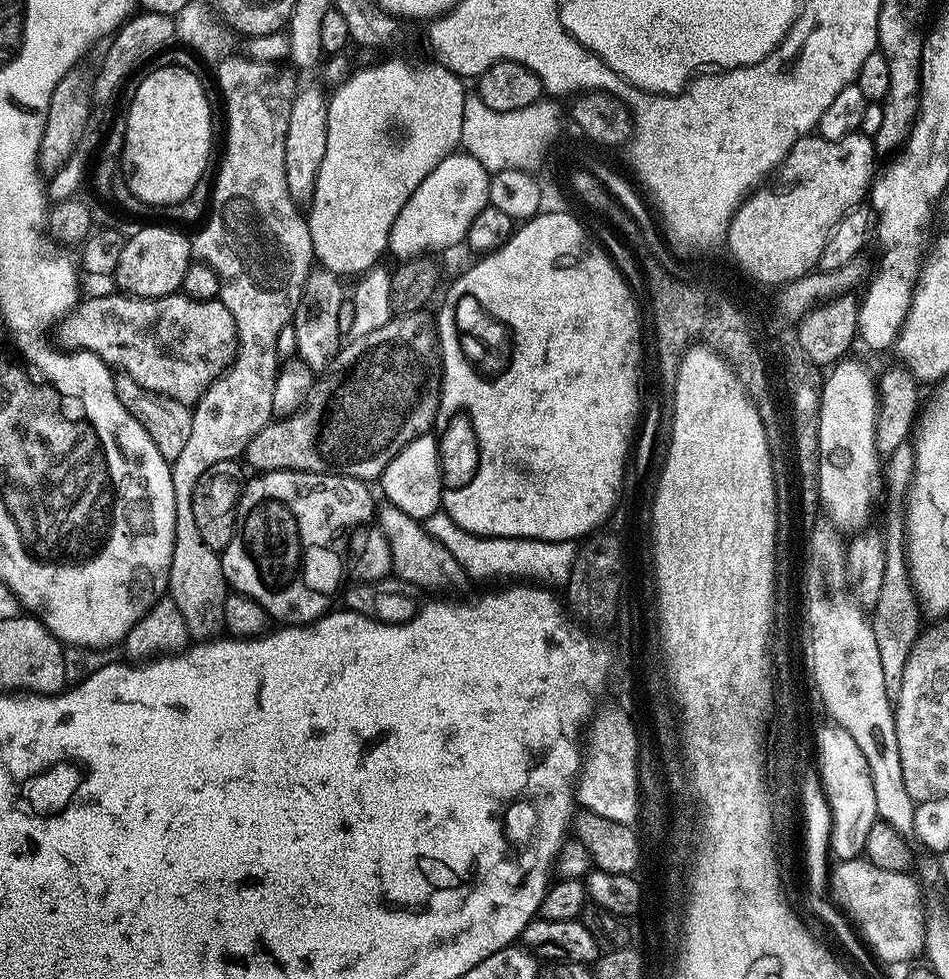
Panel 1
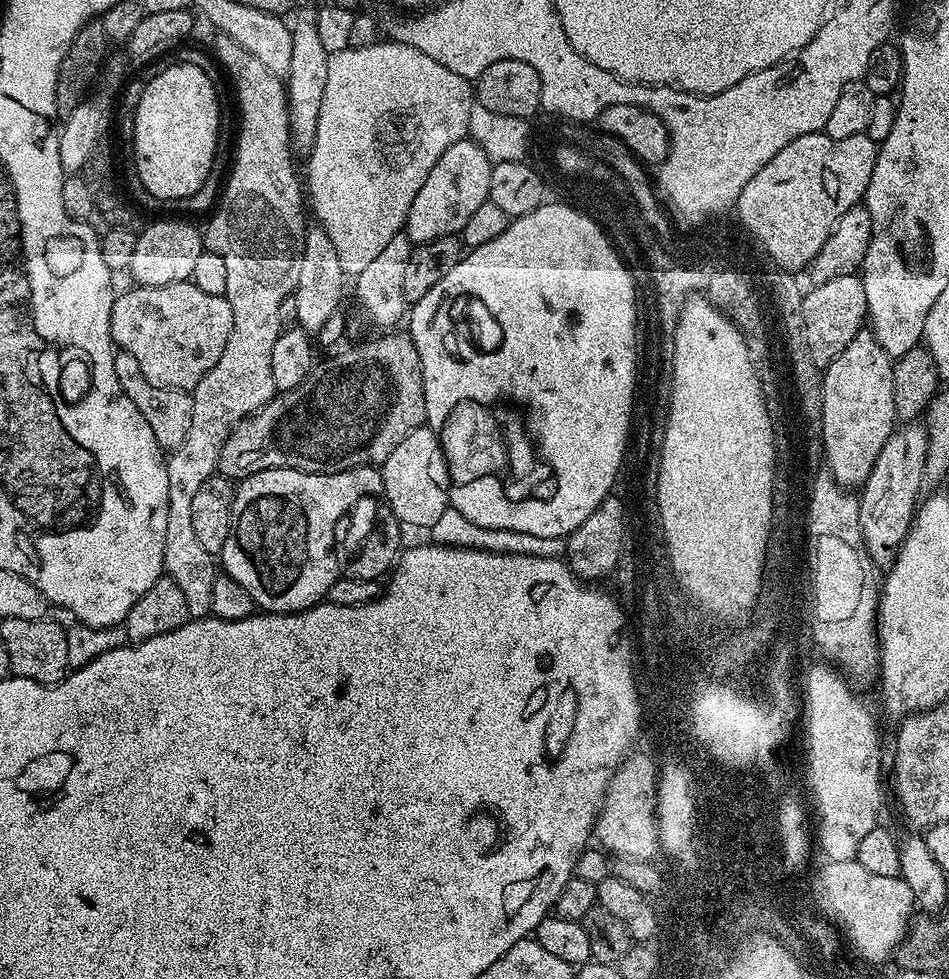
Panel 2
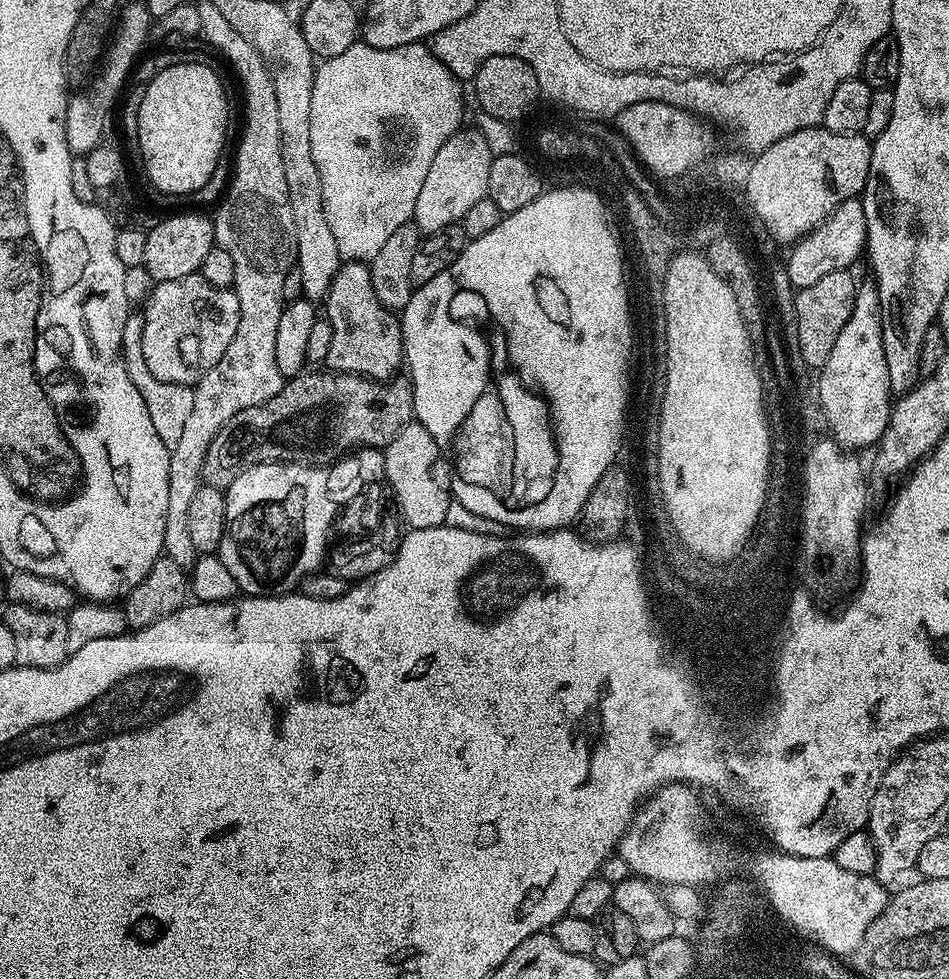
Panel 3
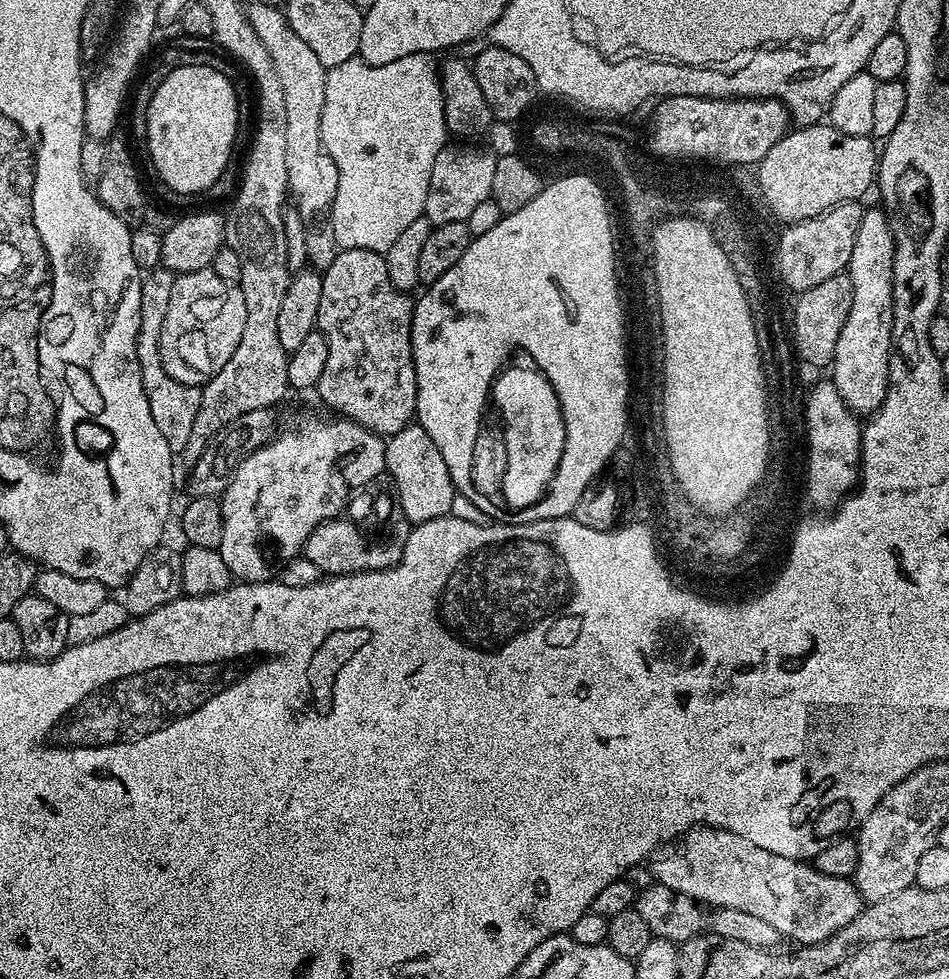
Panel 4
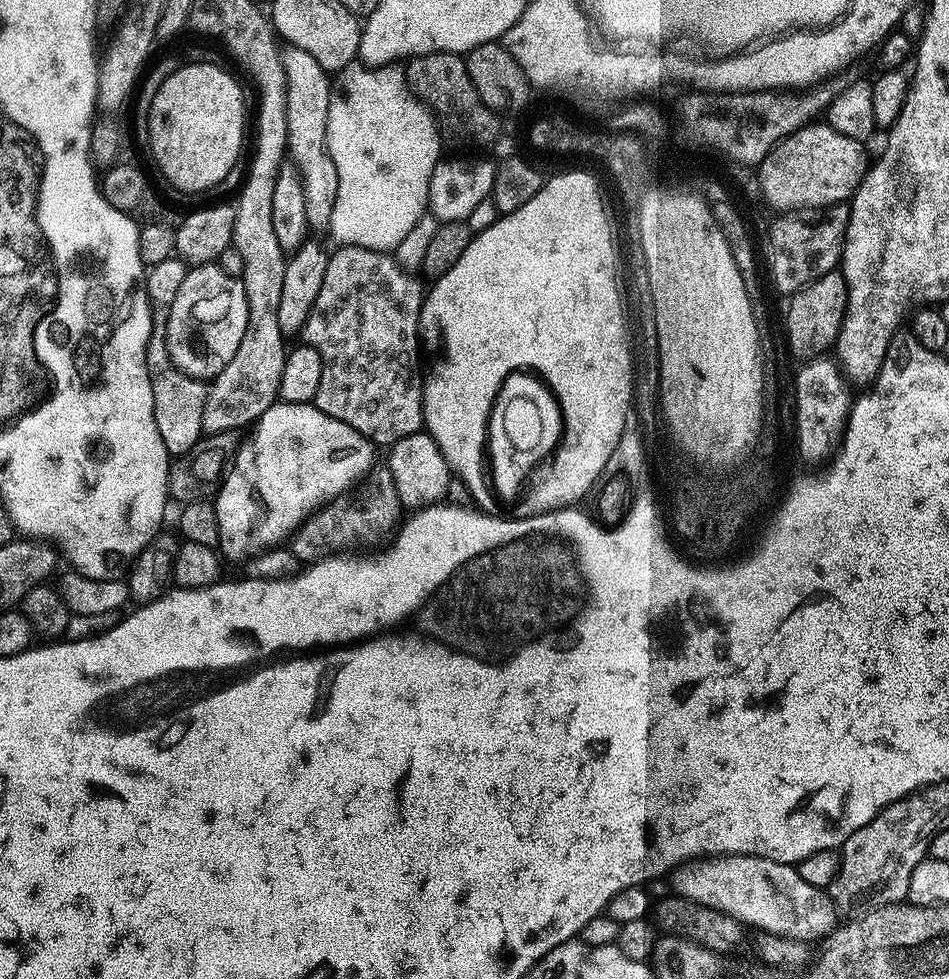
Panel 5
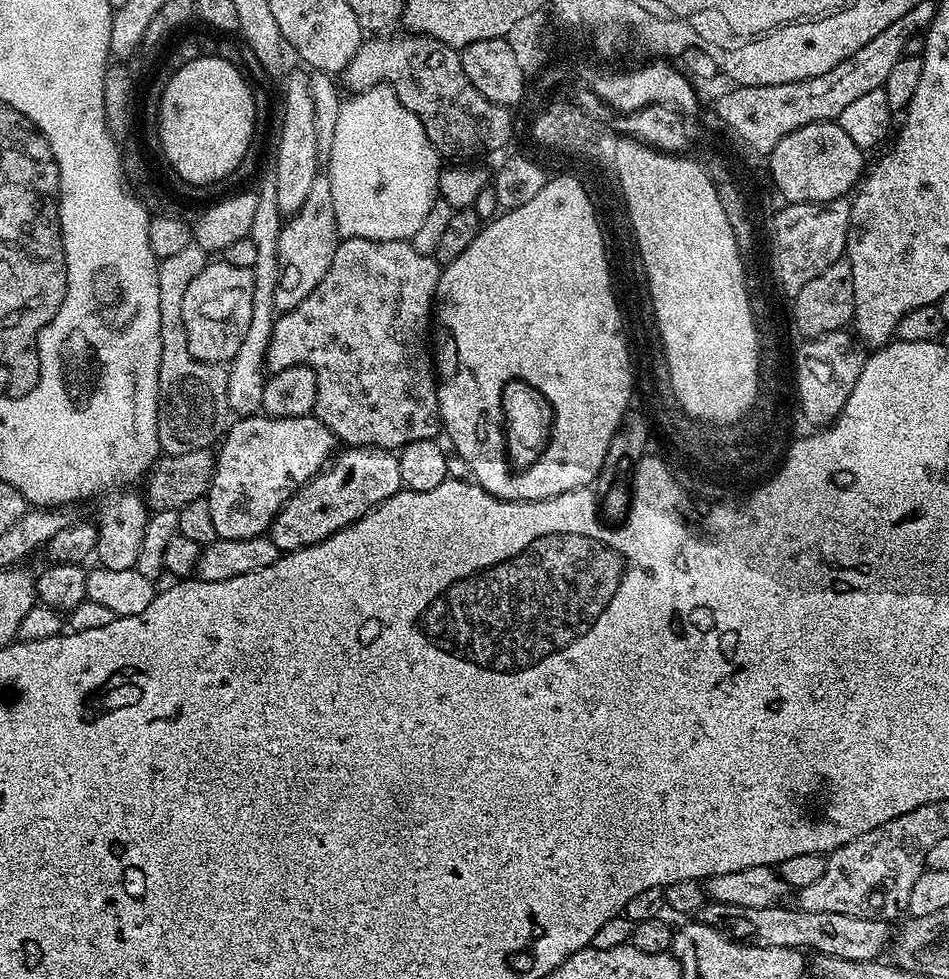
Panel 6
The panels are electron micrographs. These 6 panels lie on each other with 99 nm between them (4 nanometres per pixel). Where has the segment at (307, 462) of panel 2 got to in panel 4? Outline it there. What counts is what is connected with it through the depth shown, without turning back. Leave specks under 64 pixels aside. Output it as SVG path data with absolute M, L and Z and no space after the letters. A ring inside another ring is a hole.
M263 408L262 410L250 410L250 414L242 414L234 418L223 428L217 436L212 437L208 442L208 447L198 458L196 464L191 465L188 476L189 497L194 496L214 496L223 497L224 492L230 486L232 473L236 467L242 463L252 452L257 452L263 444L269 444L277 435L276 420L273 409Z

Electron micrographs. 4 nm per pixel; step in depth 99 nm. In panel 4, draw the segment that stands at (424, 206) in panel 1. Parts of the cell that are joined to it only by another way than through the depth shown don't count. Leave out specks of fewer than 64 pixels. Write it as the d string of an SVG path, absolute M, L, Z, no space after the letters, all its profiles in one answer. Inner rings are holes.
M445 146L434 158L434 170L430 174L430 190L426 194L424 216L432 223L465 222L478 202L489 199L494 186L496 156L480 148L452 148Z

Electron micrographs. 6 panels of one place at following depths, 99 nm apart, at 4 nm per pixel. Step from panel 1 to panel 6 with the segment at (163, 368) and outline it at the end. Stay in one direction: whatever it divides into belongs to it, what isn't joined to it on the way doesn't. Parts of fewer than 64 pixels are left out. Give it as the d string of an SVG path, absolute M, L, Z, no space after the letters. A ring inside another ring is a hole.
M210 262L186 286L186 298L182 298L182 326L186 328L186 342L190 354L207 364L227 365L238 354L242 338L250 326L250 314L254 310L254 277L252 269L230 266L223 262Z

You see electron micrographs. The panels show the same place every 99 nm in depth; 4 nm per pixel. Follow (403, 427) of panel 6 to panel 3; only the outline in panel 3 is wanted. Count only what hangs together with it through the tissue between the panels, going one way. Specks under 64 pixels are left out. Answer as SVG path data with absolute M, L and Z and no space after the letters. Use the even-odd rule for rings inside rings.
M358 260L341 263L338 274L322 301L323 315L334 330L326 364L333 372L353 372L369 380L389 381L401 371L404 358L402 330L397 313L378 302L370 267Z

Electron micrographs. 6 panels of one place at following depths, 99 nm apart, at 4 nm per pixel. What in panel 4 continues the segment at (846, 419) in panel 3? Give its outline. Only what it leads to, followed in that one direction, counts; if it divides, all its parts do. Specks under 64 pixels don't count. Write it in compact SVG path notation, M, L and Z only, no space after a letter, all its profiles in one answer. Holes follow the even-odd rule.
M869 207L862 218L862 226L858 226L858 239L854 242L854 250L846 269L850 282L854 285L854 306L850 306L850 318L846 318L846 326L842 326L842 335L838 338L838 347L834 350L830 365L830 379L842 396L842 402L860 418L871 417L873 412L880 409L888 389L888 354L892 351L894 319L892 263L895 253L896 242L889 217L886 218L878 209Z

